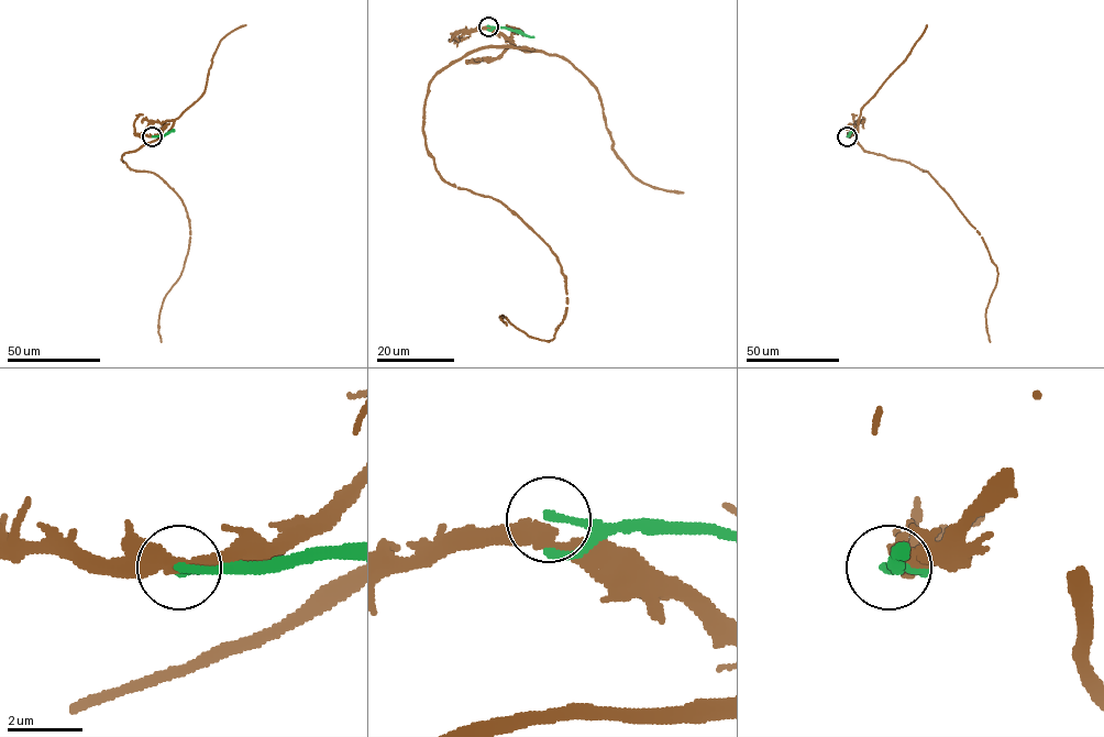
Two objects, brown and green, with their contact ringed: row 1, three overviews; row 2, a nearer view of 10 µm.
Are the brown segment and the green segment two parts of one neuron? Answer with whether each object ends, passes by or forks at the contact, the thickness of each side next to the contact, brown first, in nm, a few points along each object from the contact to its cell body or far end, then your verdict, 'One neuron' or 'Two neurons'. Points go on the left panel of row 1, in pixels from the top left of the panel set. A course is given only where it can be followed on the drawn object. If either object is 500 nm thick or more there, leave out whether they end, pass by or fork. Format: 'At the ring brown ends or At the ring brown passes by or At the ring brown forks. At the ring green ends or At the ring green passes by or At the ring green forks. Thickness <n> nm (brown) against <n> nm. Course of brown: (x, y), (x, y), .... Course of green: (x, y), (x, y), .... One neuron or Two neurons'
At the ring brown passes by. At the ring green ends. Thickness 360 nm (brown) against 200 nm. Course of brown: (152, 136), (121, 160), (177, 194), (190, 230), (159, 310), (161, 342). Course of green: (152, 136), (164, 135), (174, 130). Two neurons

